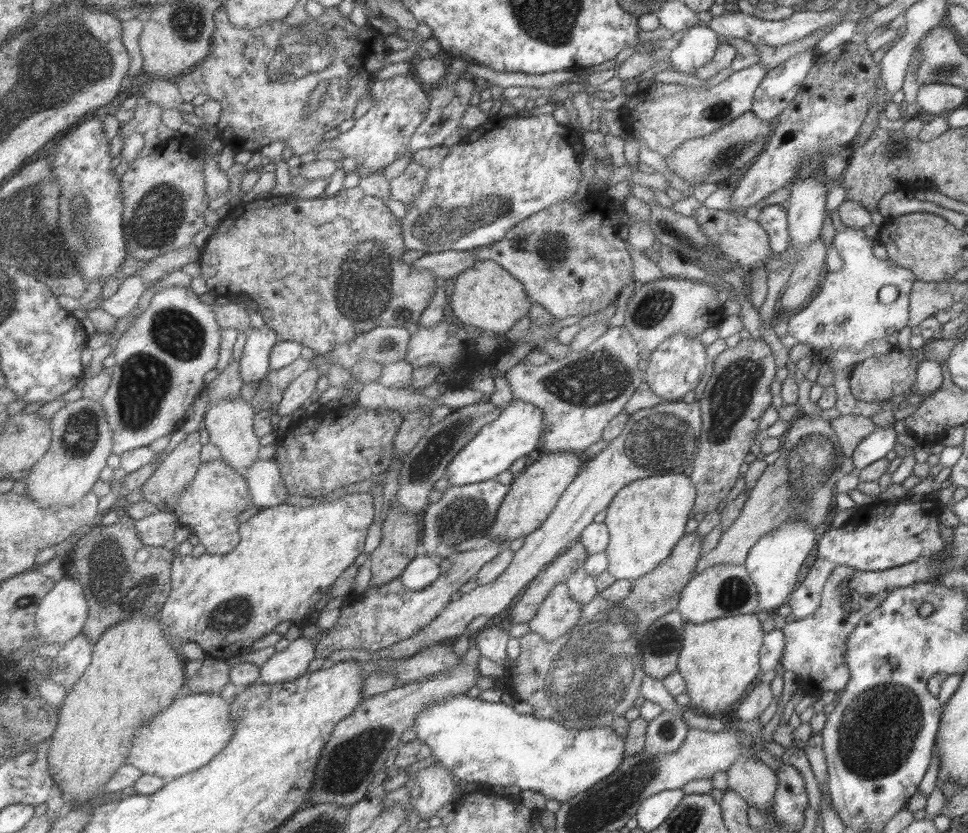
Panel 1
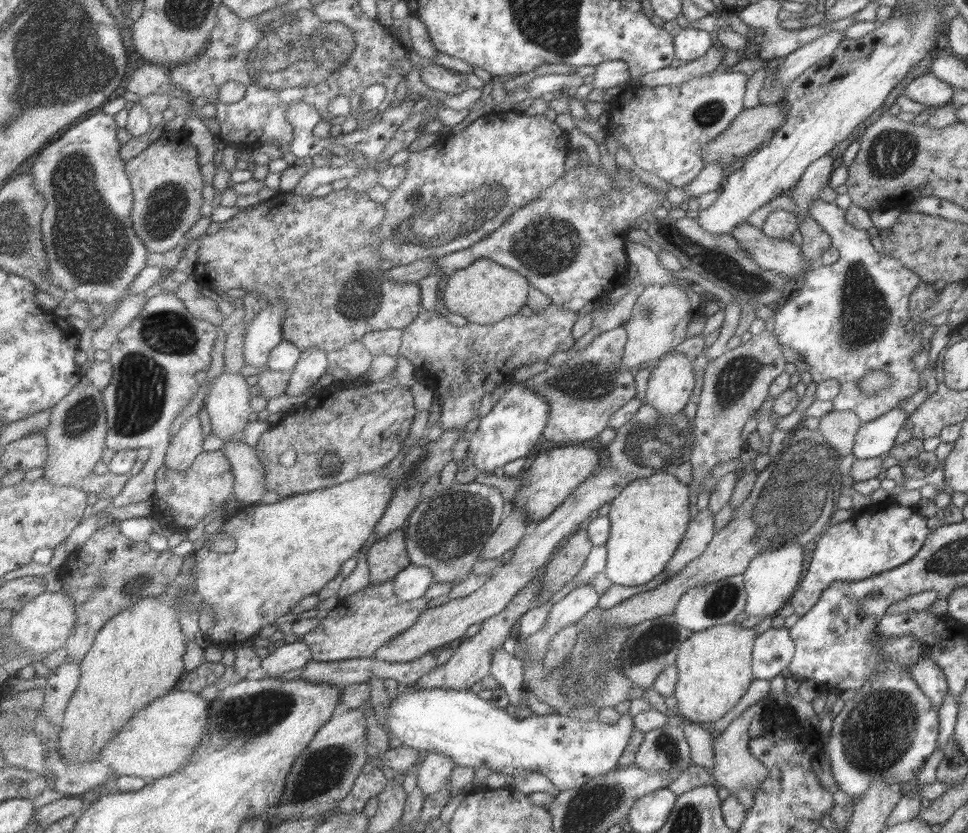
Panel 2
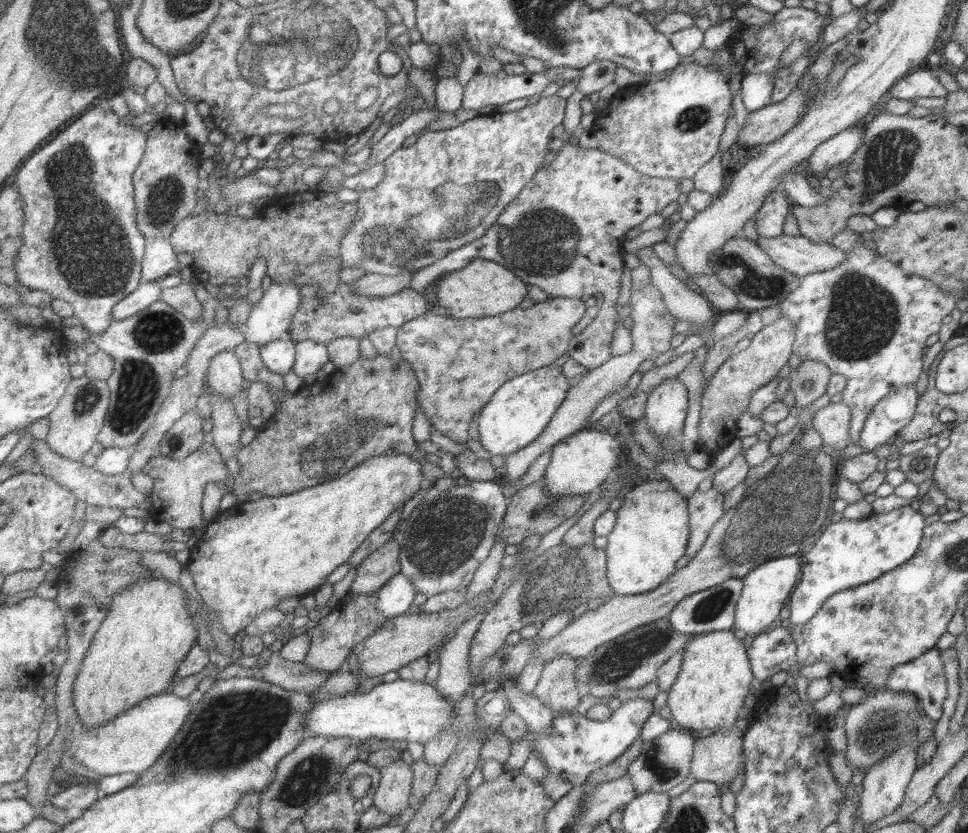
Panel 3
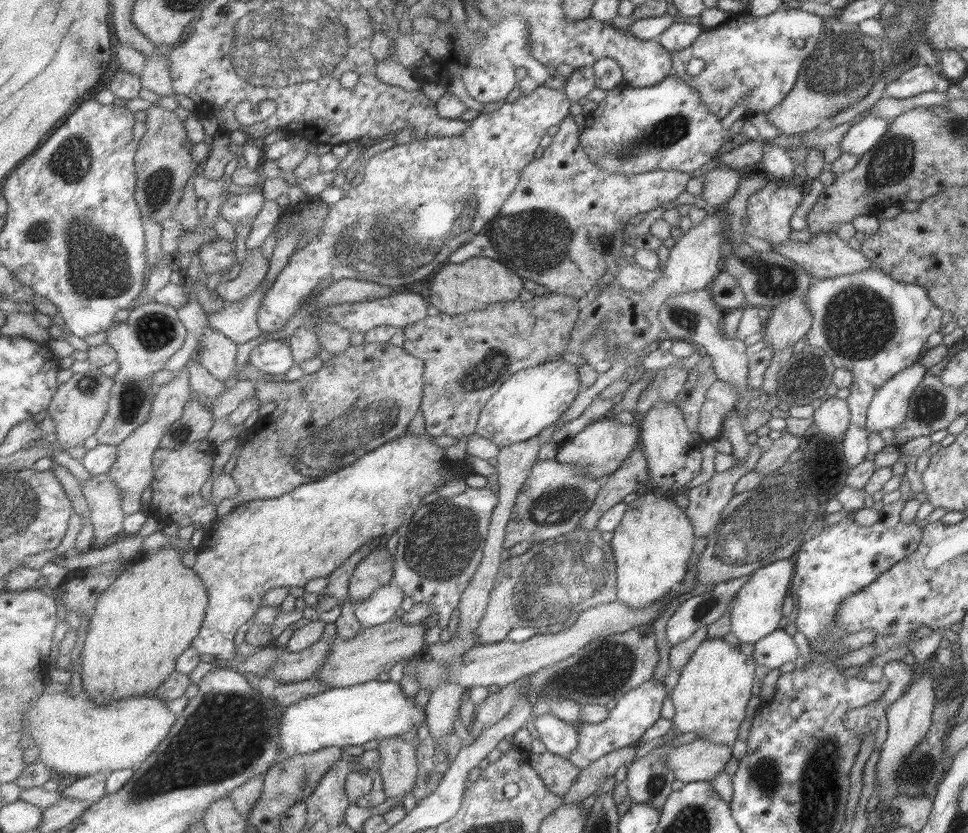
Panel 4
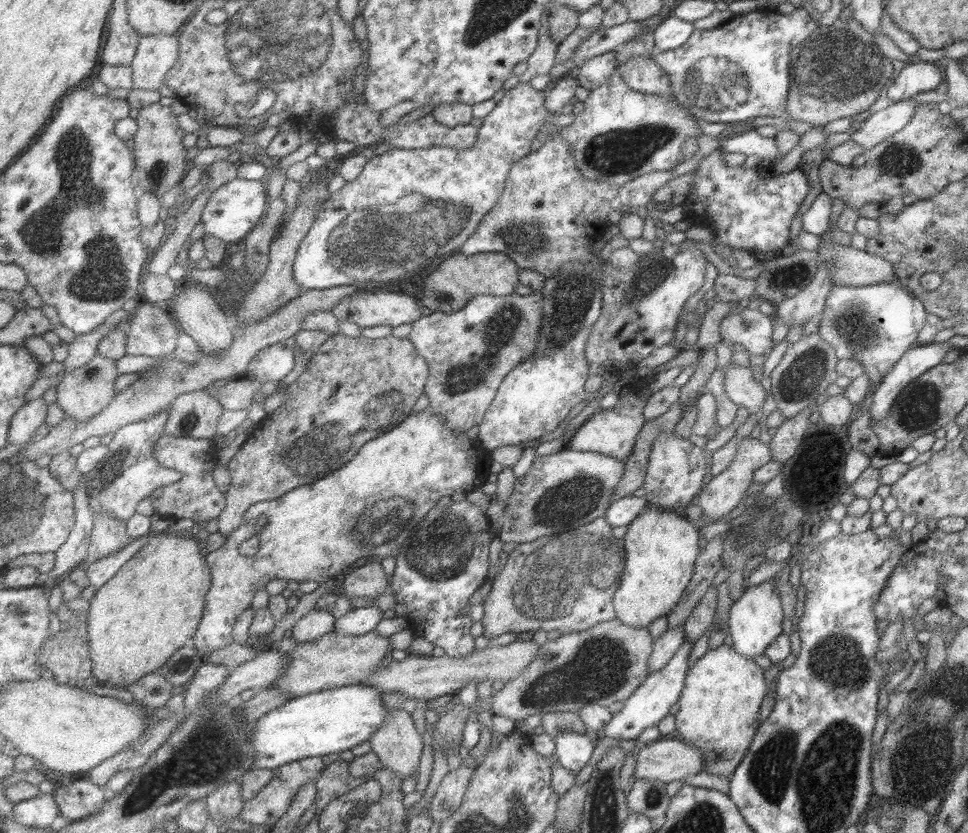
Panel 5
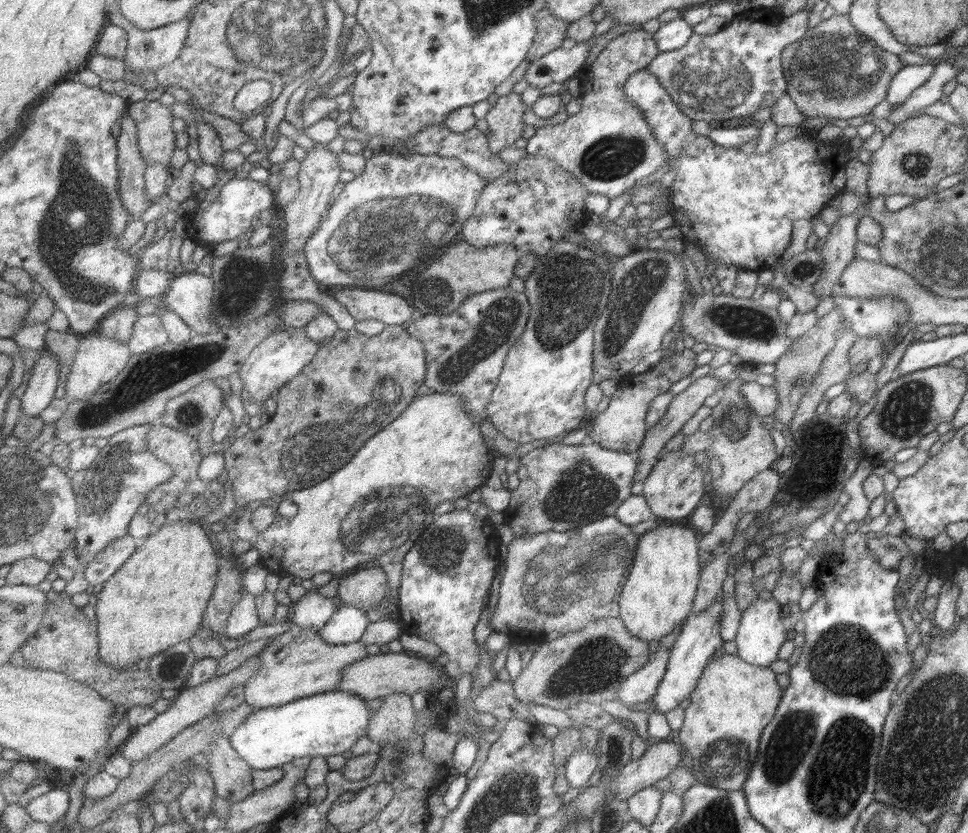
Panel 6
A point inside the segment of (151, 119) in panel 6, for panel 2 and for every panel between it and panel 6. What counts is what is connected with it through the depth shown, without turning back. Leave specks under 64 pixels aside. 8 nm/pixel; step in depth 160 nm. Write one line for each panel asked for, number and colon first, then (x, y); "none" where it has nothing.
2: (166, 176)
3: (167, 180)
4: (165, 164)
5: (161, 155)

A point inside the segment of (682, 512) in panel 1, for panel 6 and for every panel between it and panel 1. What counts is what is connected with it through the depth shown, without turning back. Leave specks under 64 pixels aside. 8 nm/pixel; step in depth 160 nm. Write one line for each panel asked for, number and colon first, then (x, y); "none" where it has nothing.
2: (648, 519)
3: (650, 532)
4: (652, 542)
5: (660, 546)
6: (661, 584)

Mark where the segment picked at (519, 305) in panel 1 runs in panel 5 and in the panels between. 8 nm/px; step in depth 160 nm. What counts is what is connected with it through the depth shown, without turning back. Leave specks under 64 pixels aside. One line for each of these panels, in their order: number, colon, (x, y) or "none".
2: (486, 293)
3: (486, 288)
4: (475, 285)
5: (450, 288)

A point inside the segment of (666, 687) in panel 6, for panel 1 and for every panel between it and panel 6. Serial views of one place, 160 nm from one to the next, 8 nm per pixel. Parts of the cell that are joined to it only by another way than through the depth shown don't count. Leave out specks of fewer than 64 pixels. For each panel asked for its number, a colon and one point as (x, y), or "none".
1: (477, 741)
2: (475, 733)
3: (577, 746)
4: (636, 710)
5: (659, 690)

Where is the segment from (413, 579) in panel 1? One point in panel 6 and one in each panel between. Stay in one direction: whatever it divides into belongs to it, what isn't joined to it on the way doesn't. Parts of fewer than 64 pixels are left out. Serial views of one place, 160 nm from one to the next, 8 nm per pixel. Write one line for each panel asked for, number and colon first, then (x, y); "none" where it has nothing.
2: (411, 583)
3: (395, 598)
4: (381, 607)
5: (358, 621)
6: (348, 624)

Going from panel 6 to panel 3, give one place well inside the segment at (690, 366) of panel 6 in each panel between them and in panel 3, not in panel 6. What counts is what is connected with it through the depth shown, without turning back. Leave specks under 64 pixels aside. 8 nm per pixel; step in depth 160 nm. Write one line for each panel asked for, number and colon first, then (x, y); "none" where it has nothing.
3: (584, 460)
4: (602, 446)
5: (612, 432)

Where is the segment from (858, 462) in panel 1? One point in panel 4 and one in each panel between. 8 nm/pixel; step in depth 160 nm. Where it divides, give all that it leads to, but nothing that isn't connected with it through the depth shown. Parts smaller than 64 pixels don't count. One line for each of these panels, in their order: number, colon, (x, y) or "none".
2: (874, 438)
3: (892, 412)
4: (887, 409)

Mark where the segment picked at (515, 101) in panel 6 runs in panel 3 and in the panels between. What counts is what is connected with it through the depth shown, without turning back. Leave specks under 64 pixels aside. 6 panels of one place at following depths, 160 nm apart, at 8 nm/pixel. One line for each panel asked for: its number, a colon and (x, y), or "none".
3: (446, 190)
4: (419, 202)
5: (410, 209)

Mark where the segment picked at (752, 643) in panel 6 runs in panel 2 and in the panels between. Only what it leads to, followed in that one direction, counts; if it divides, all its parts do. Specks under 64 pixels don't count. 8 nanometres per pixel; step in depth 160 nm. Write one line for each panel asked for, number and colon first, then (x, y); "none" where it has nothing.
2: (770, 578)
3: (765, 588)
4: (756, 609)
5: (754, 619)

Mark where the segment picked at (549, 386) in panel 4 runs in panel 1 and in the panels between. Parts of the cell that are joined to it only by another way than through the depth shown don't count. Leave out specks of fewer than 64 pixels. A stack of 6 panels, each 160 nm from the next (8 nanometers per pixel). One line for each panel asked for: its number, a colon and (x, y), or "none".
1: (517, 432)
2: (511, 430)
3: (518, 414)

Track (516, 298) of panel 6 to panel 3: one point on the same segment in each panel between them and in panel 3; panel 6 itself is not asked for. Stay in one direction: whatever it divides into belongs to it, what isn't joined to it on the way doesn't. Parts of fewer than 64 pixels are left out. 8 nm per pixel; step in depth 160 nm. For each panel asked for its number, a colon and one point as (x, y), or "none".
3: (461, 363)
4: (469, 356)
5: (471, 351)

